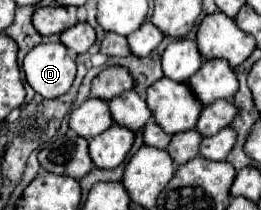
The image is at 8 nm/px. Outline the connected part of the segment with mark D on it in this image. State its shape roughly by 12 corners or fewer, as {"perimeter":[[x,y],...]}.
{"perimeter":[[40,44],[24,62],[42,98],[66,94],[76,62],[64,44]]}

